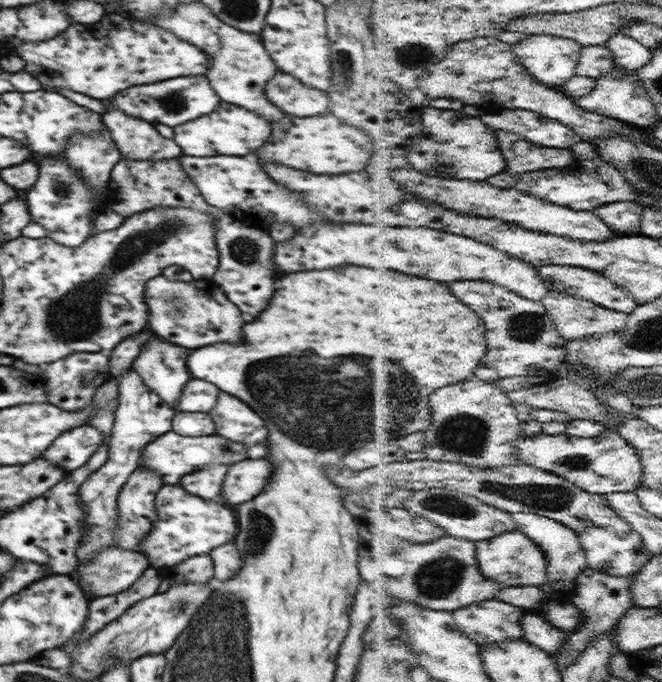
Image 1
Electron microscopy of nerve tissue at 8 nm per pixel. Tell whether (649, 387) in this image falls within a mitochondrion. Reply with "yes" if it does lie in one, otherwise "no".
yes

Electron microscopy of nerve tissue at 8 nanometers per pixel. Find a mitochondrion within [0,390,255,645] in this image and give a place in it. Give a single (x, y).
(101, 496)

